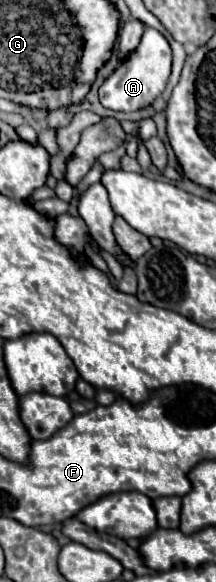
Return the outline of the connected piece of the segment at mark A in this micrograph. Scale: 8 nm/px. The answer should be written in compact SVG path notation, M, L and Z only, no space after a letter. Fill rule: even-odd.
M146 28L140 46L116 68L116 72L100 86L100 102L110 110L134 112L150 106L166 88L172 64L172 50L168 40L154 28Z

